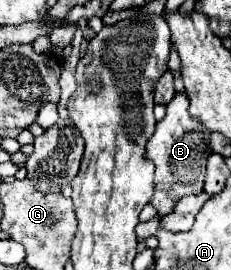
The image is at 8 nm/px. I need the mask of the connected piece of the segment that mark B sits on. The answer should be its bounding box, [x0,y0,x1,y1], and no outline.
[146,92,210,216]

